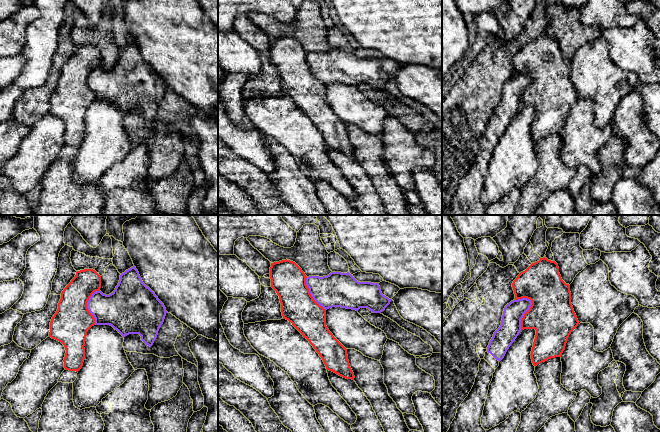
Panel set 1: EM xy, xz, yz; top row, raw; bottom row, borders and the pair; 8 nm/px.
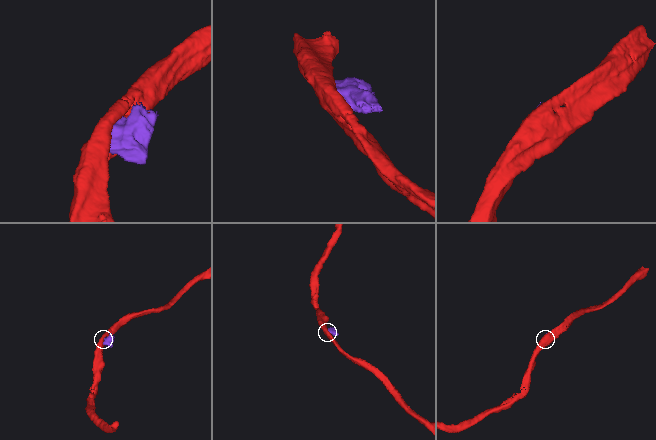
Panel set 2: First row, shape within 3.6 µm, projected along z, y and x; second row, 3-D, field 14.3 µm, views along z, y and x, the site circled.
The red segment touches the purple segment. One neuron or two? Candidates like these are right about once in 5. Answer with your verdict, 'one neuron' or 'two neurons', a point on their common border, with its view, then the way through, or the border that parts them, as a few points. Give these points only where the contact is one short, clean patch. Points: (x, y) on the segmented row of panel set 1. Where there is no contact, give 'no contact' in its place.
two neurons; meets red in yz at (525, 313)

